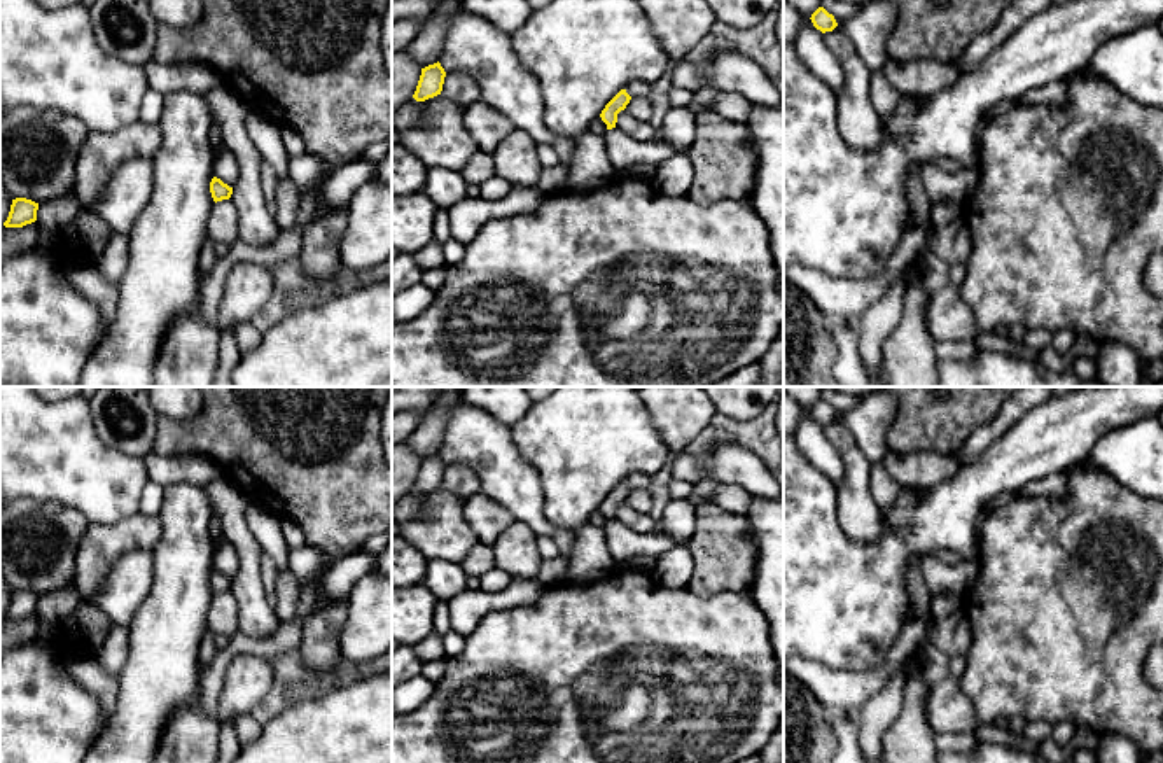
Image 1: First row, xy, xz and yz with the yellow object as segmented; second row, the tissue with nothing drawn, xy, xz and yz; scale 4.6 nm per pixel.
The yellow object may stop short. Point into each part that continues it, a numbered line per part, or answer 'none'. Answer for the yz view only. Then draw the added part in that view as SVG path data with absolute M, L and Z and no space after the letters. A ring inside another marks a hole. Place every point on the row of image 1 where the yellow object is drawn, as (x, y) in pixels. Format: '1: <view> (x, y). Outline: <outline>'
none

